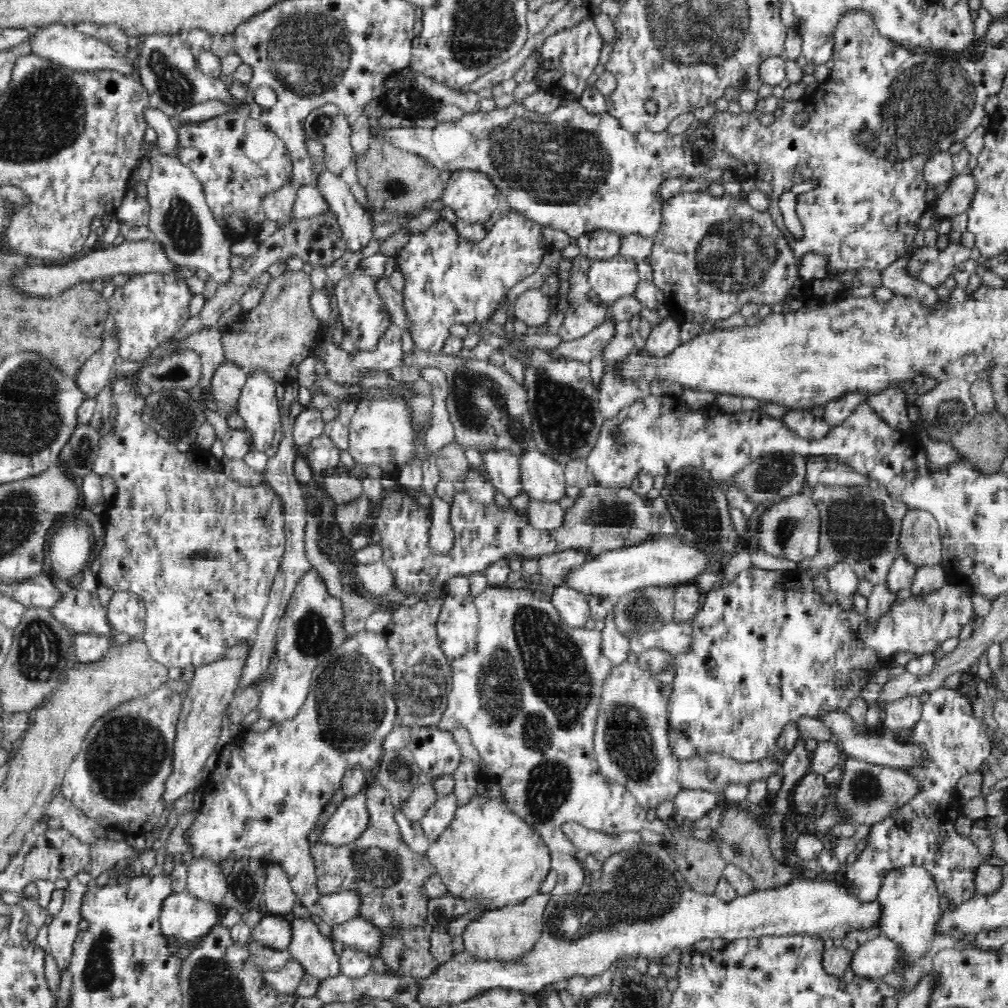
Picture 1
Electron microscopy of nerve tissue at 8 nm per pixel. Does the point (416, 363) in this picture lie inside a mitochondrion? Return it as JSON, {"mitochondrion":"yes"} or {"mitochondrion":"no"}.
{"mitochondrion":"no"}

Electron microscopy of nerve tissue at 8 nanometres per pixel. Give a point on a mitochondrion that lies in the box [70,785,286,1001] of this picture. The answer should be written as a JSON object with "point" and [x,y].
{"point":[98,975]}

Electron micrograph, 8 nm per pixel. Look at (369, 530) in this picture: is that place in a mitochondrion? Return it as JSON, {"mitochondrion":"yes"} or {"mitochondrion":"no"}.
{"mitochondrion":"no"}

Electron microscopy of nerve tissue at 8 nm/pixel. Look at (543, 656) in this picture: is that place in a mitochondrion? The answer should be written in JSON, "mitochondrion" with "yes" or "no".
{"mitochondrion":"yes"}

